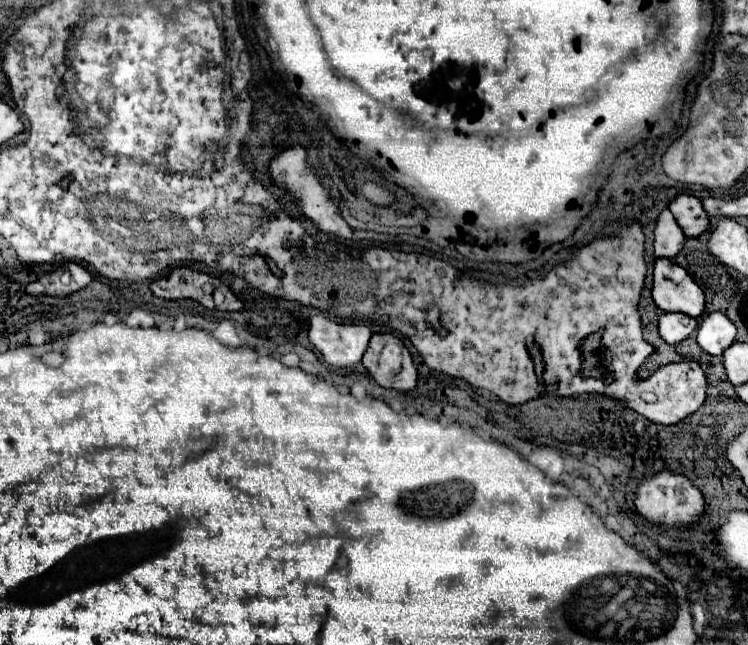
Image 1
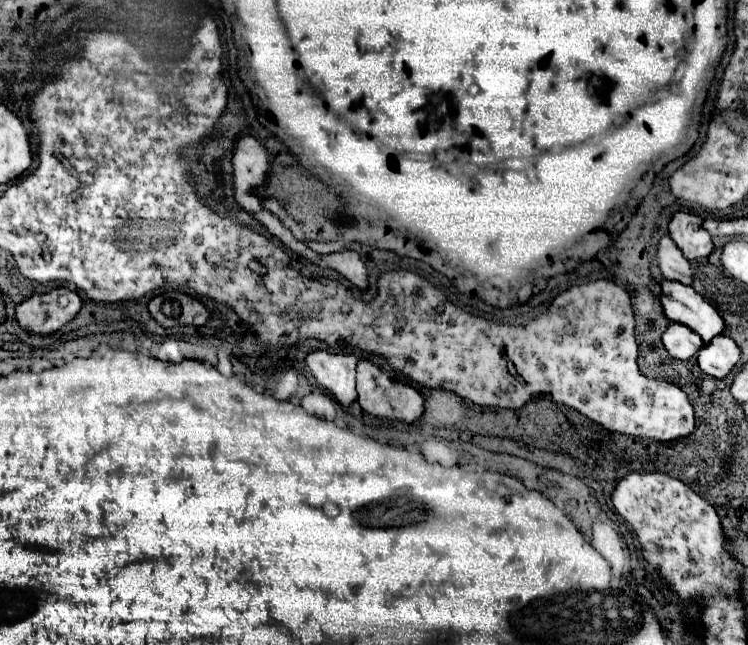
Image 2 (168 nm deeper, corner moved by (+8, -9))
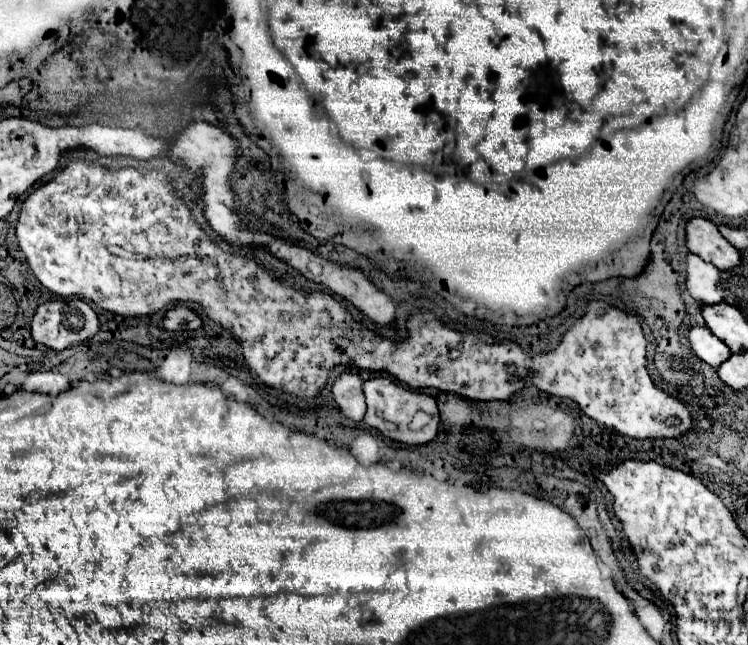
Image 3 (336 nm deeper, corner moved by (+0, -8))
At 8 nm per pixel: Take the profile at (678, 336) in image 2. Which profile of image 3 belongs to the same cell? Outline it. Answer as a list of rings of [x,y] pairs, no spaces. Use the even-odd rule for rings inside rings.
[[[694,326],[688,338],[694,354],[714,368],[718,368],[722,362],[726,362],[732,356],[730,348],[726,348],[726,344],[718,340],[706,326]]]

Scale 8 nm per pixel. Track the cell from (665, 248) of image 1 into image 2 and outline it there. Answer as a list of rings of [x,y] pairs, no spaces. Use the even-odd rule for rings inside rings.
[[[662,235],[658,241],[656,263],[658,263],[658,267],[666,279],[678,281],[684,285],[692,283],[690,263],[688,263],[688,259],[684,259],[682,251],[676,247],[676,243],[668,235]]]

